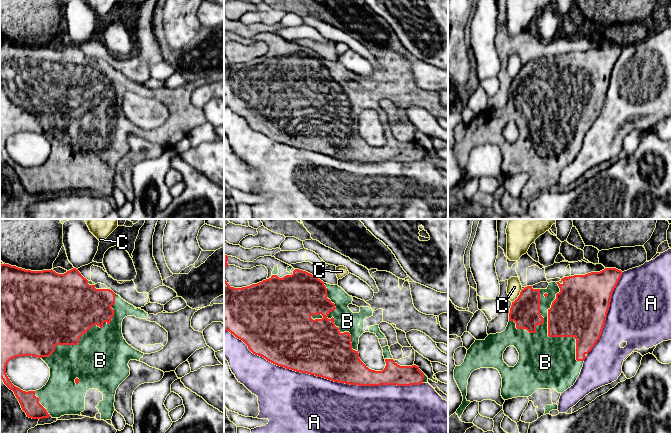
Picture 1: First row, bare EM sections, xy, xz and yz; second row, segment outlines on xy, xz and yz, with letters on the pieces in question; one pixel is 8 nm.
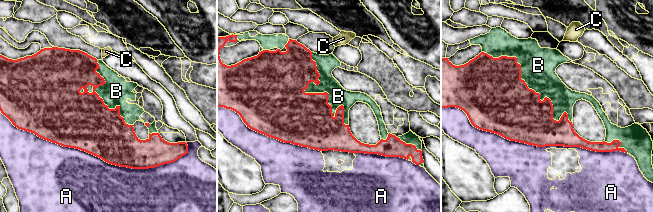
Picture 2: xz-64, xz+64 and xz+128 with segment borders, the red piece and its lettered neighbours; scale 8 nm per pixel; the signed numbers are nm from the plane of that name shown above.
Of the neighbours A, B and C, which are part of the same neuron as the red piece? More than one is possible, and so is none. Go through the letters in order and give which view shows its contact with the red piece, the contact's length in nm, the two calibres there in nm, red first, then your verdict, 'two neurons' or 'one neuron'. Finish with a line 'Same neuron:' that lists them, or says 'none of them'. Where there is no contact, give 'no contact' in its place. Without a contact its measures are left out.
A: xz | 1650 nm | 440/460 nm | two neurons
B: yz | 700 nm | 360/420 nm | one neuron
C: yz | 140 nm | 240/120 nm | two neurons
Same neuron: B

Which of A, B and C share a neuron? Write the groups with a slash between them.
A / B / C

